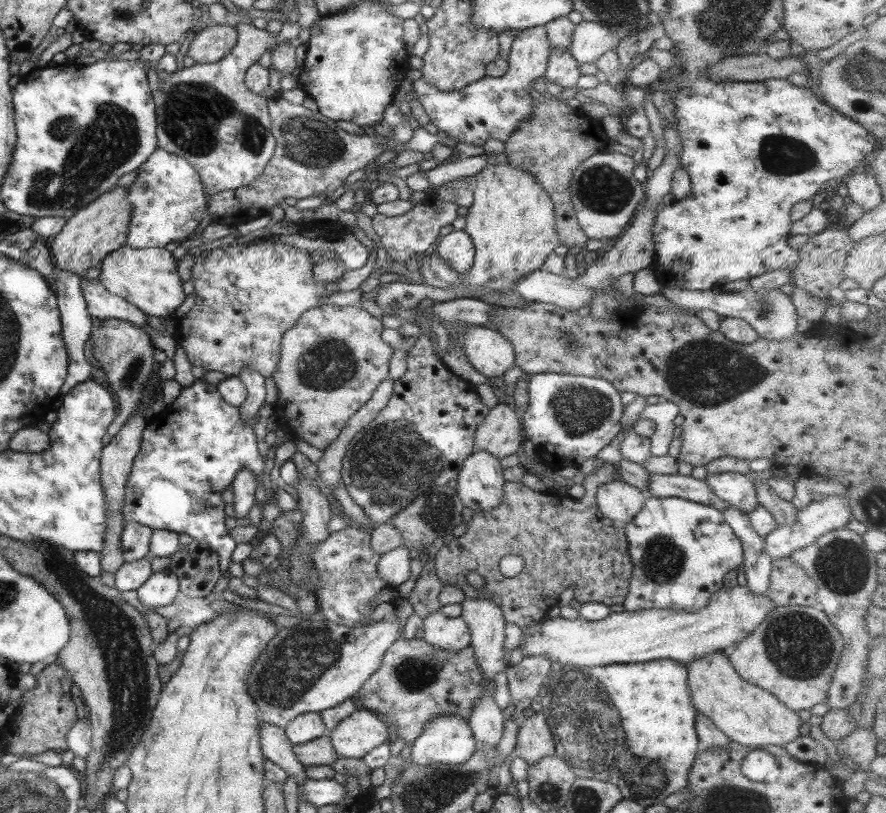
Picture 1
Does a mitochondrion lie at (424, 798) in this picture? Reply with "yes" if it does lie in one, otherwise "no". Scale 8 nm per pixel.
yes

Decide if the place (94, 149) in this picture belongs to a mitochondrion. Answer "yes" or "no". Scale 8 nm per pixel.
yes

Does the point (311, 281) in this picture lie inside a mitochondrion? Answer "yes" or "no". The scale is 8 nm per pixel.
no

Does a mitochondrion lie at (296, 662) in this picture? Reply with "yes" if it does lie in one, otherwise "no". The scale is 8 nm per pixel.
yes

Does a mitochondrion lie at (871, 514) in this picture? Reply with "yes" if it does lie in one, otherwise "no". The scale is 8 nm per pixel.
yes

